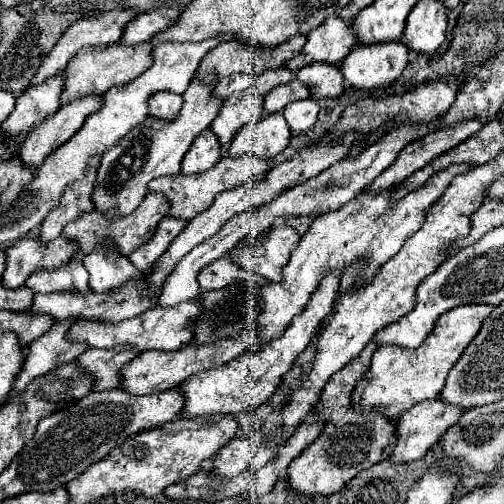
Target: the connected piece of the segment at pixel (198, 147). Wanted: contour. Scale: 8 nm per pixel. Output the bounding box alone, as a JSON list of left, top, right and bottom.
[181,129,221,175]

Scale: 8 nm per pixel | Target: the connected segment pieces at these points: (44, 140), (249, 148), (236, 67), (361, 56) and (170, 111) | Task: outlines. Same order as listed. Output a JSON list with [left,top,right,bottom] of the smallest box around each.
[[19,97,101,175],[229,113,291,159],[193,37,305,85],[341,43,409,89],[149,91,183,121]]

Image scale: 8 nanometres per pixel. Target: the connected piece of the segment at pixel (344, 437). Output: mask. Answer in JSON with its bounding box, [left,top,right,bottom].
[287,341,395,497]

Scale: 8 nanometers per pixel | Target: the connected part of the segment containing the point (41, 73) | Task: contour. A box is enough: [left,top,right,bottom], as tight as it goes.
[27,11,137,87]

